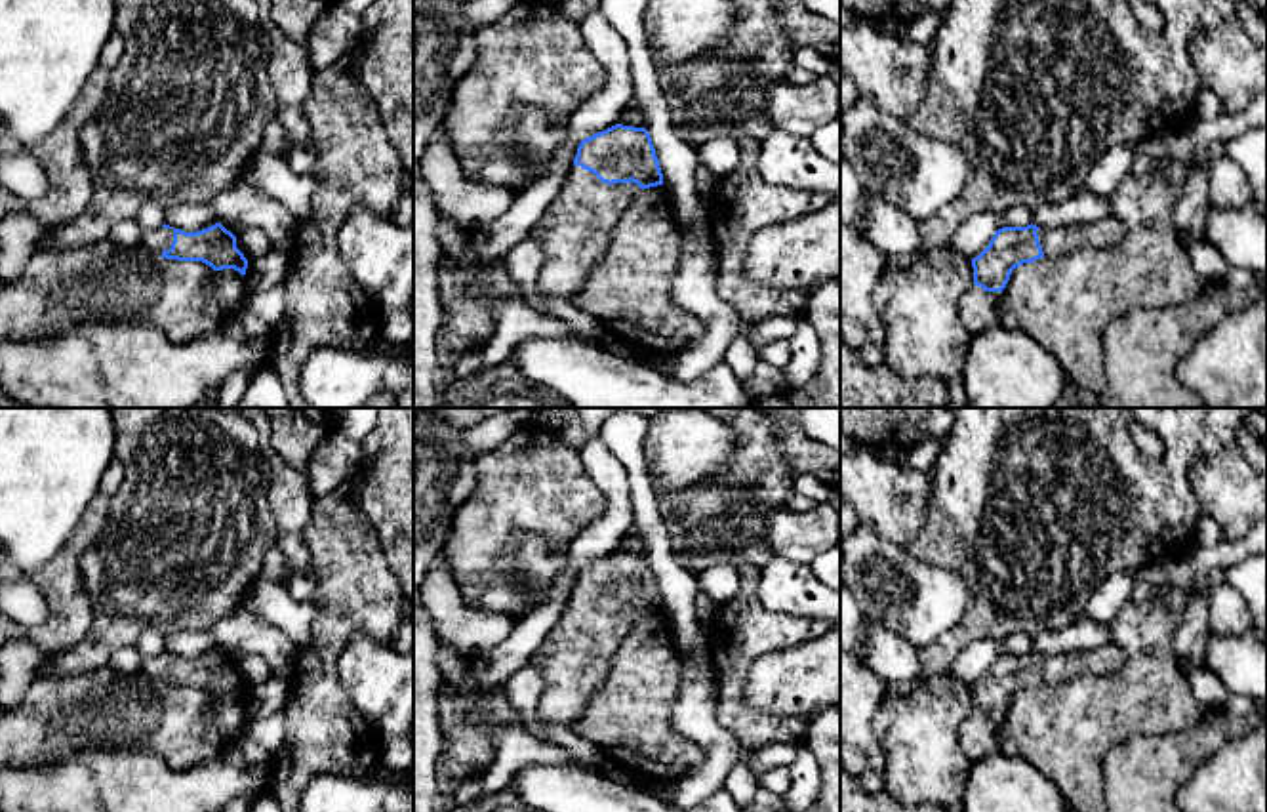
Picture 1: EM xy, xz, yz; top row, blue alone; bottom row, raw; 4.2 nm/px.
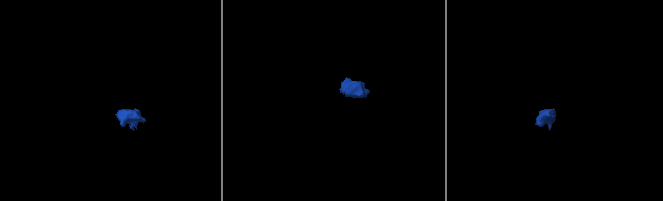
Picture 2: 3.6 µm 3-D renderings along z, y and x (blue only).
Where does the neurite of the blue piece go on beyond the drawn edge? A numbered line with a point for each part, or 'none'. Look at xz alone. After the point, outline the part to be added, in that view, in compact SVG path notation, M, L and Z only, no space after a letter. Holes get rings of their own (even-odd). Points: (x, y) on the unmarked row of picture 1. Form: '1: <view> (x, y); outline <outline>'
1: xz (635, 544); outline M633 528L629 536L617 545L617 551L646 555L646 541L642 534L636 528Z
2: xz (574, 662); outline M581 593L572 595L556 631L532 660L545 680L537 698L543 724L572 728L602 688L610 656L638 618L633 608L608 612Z

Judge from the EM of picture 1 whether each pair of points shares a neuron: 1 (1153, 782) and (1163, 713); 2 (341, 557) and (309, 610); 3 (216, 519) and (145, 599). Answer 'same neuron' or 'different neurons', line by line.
1: different neurons
2: different neurons
3: same neuron

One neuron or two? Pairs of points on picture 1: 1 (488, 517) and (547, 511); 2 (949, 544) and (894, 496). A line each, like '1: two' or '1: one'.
1: one
2: two

